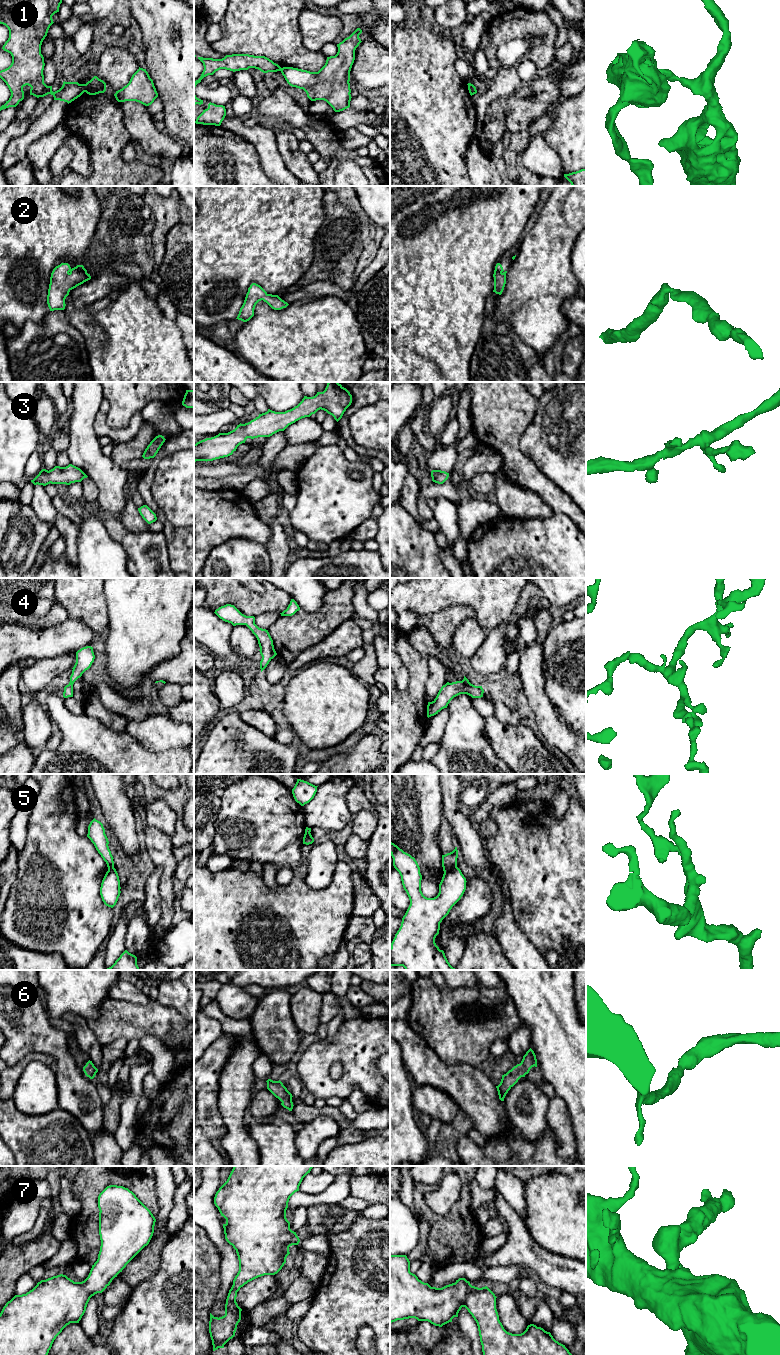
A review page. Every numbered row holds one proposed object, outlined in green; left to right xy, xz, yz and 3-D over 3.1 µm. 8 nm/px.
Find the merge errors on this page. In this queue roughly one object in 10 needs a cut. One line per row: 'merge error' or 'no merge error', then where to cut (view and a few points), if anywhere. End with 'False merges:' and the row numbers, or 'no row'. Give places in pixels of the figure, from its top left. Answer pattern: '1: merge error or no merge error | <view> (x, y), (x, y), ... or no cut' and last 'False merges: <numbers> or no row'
1: merge error | xy (84, 84), (85, 91)
2: no merge error | no cut
3: no merge error | no cut
4: no merge error | no cut
5: merge error | yz (456, 866), (444, 873)
6: no merge error | no cut
7: no merge error | no cut
False merges: 1, 5

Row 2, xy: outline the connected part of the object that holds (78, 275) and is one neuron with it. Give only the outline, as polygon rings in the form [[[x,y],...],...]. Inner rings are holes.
[[[68,263],[56,266],[50,277],[47,304],[50,311],[64,310],[69,292],[91,279],[83,265],[71,268]]]

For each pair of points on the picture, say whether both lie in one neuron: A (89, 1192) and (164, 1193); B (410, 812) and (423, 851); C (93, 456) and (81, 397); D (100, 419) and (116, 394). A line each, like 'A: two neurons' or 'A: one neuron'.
A: two neurons
B: one neuron
C: one neuron
D: two neurons

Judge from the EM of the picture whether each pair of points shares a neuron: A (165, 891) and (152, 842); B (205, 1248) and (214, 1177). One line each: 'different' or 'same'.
A: same
B: different

